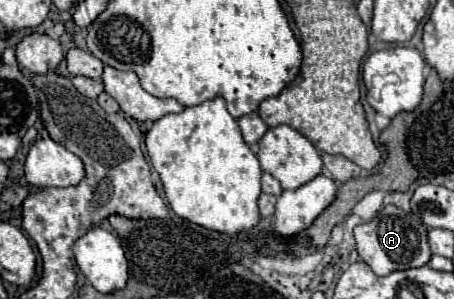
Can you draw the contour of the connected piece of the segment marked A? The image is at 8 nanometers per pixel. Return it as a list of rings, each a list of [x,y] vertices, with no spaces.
[[[384,206],[376,218],[370,222],[358,224],[354,228],[354,238],[356,238],[356,250],[362,262],[366,262],[372,272],[378,276],[386,276],[396,270],[408,270],[408,268],[420,268],[428,264],[432,252],[428,246],[428,236],[426,236],[426,226],[418,220],[414,214],[402,214],[400,208],[396,206]]]

